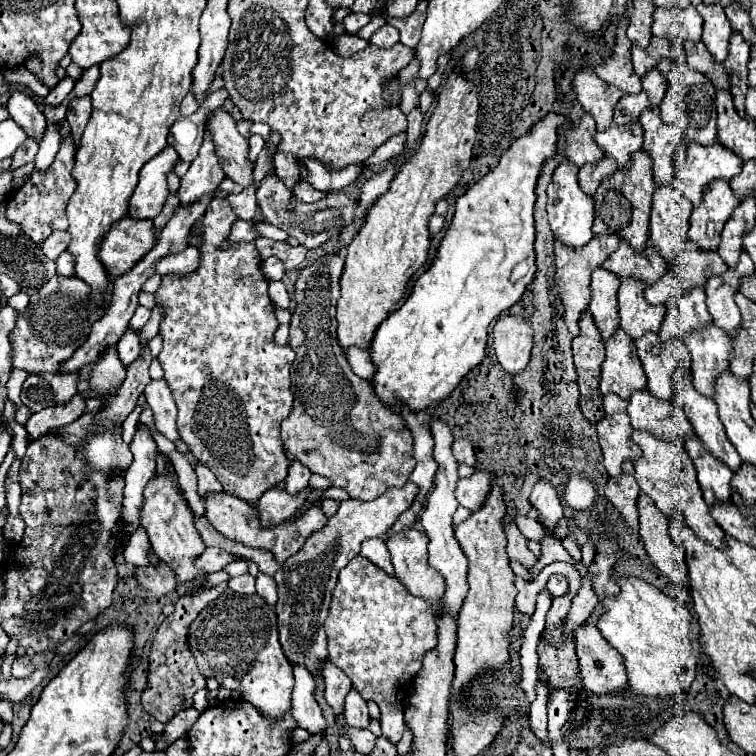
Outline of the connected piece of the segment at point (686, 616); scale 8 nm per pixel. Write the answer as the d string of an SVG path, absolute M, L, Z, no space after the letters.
M622 576L618 578L620 594L606 598L602 604L606 614L596 620L602 636L624 656L628 670L628 686L636 696L680 696L688 692L696 678L696 656L690 642L690 612L652 584Z

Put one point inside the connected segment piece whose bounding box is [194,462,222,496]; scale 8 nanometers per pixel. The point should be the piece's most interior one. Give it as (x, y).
(207, 483)

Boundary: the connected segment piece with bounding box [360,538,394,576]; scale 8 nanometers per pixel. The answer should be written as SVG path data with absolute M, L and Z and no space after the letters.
M380 538L364 540L362 550L360 550L360 556L368 558L372 564L376 564L378 568L382 568L382 570L388 572L390 576L394 576L394 572L392 572L392 562L390 562L388 548L386 548L386 542L384 542L384 540L380 540Z

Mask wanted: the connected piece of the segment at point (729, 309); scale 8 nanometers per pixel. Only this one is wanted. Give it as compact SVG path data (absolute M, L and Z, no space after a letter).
M742 250L740 264L736 264L736 268L728 268L724 274L708 278L708 296L706 296L708 312L714 324L724 328L728 336L734 336L734 330L742 320L738 306L734 302L734 294L740 288L740 276L750 276L752 272L754 264L750 256Z

